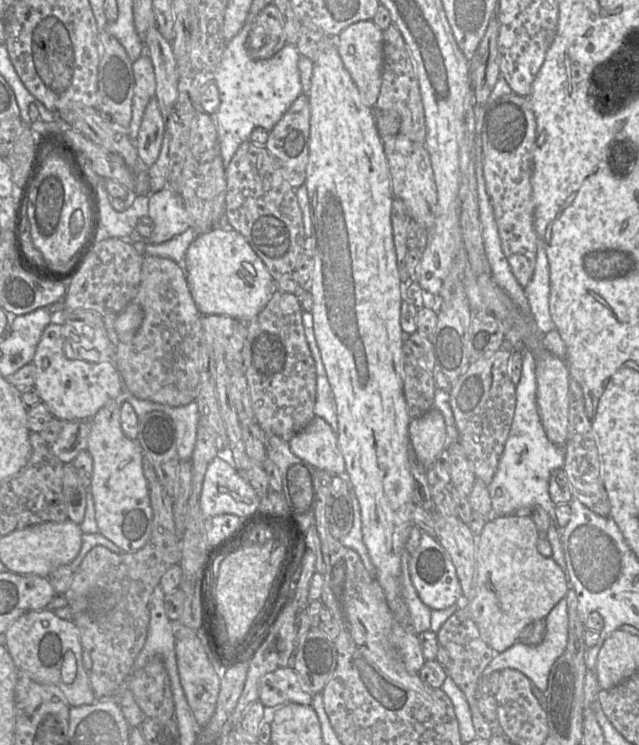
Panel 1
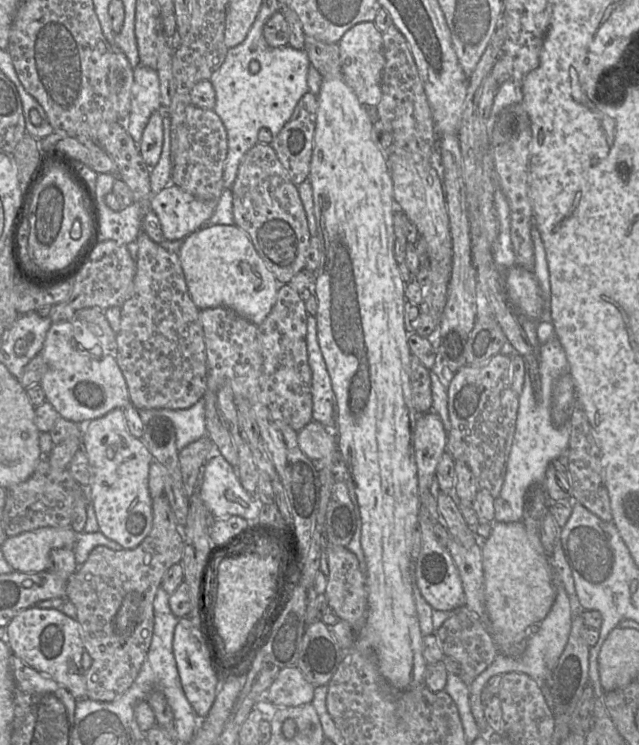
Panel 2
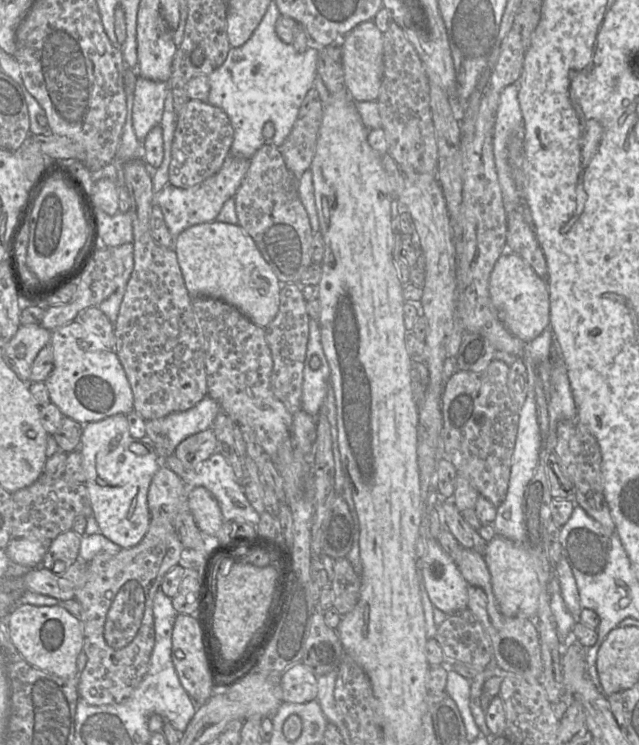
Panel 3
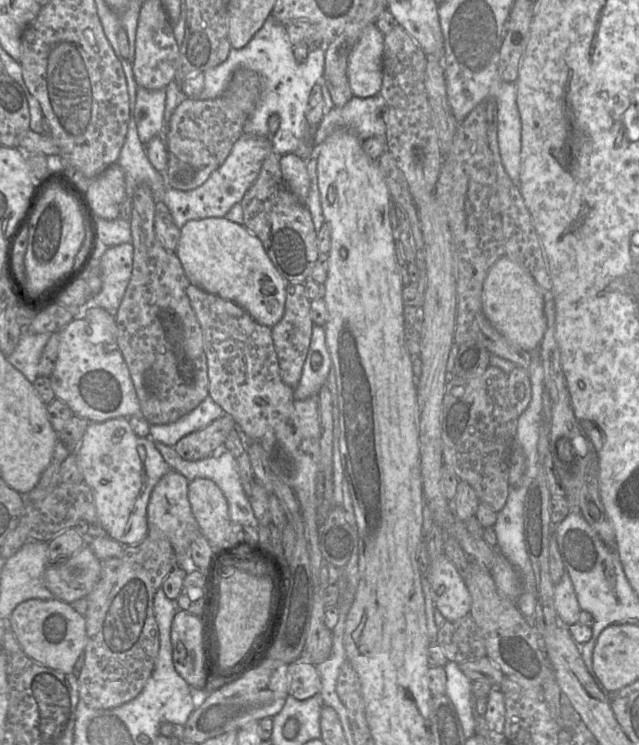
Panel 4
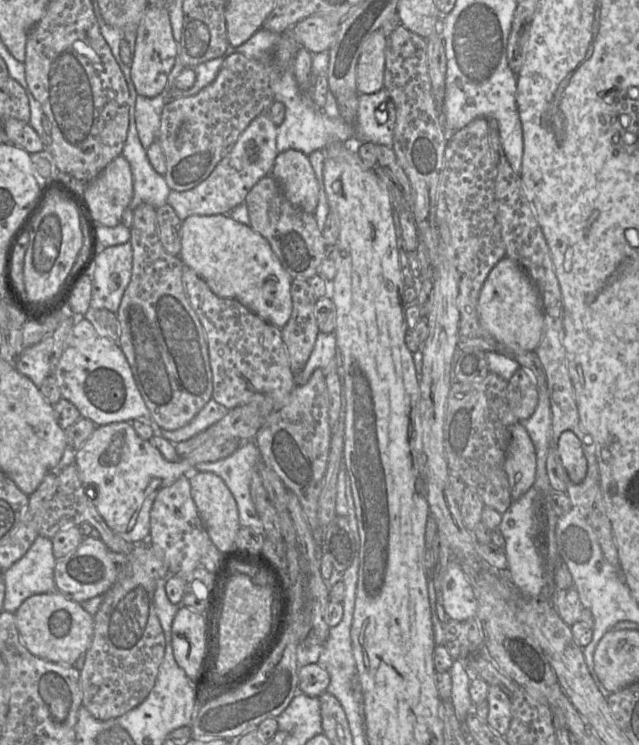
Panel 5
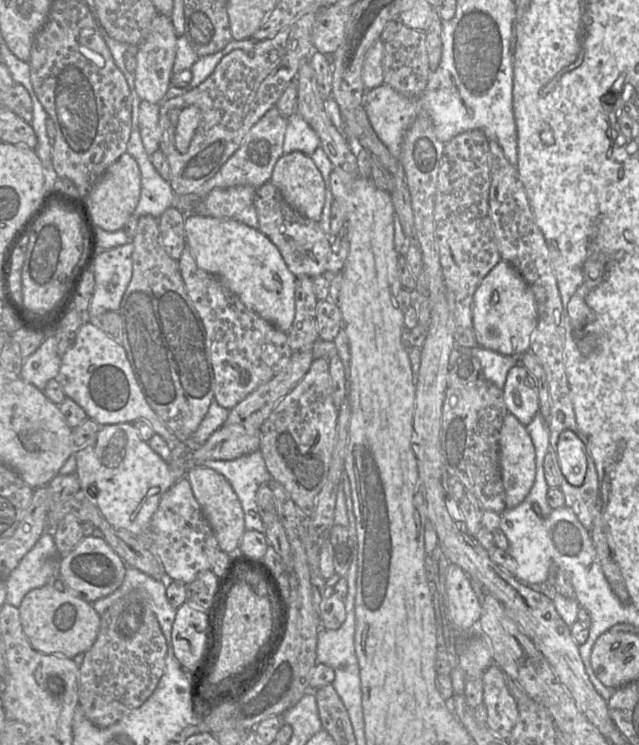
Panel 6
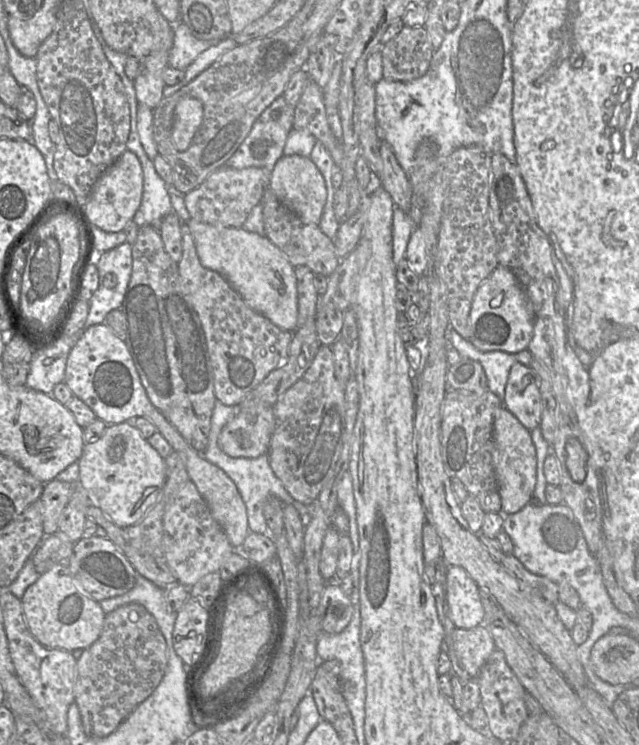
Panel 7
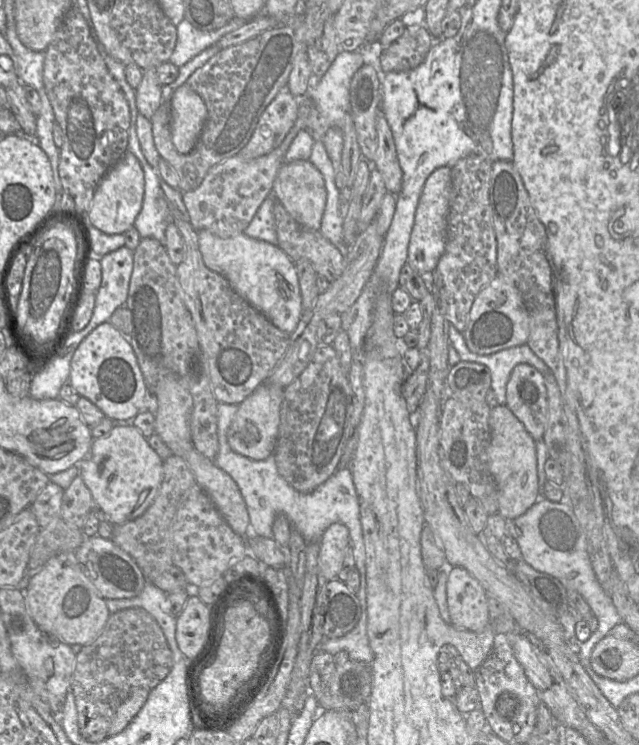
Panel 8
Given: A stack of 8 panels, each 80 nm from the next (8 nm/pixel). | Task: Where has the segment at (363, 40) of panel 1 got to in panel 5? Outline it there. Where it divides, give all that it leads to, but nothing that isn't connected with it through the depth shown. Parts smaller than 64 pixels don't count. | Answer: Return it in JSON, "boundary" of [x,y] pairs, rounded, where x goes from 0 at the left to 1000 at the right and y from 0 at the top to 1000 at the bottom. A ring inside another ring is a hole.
{"boundary":[[[587,42],[570,59],[557,91],[562,126],[584,126],[601,118],[604,50]]]}

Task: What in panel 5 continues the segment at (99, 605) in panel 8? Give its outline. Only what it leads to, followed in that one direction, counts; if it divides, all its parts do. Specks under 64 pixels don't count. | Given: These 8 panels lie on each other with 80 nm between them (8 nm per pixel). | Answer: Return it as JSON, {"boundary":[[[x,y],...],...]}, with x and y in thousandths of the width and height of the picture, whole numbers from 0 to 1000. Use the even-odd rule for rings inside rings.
{"boundary":[[[92,793],[47,800],[22,826],[31,859],[53,881],[102,895],[114,895],[122,882],[142,867],[147,851],[146,827],[125,809]]]}

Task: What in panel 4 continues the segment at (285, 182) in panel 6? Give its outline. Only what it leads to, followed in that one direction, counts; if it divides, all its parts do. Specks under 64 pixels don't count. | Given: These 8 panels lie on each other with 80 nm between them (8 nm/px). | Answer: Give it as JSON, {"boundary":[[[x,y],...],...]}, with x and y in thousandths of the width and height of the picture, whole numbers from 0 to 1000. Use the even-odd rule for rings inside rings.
{"boundary":[[[460,205],[441,208],[438,212],[441,239],[451,254],[473,271],[482,264],[485,255],[479,219],[479,215]]]}

